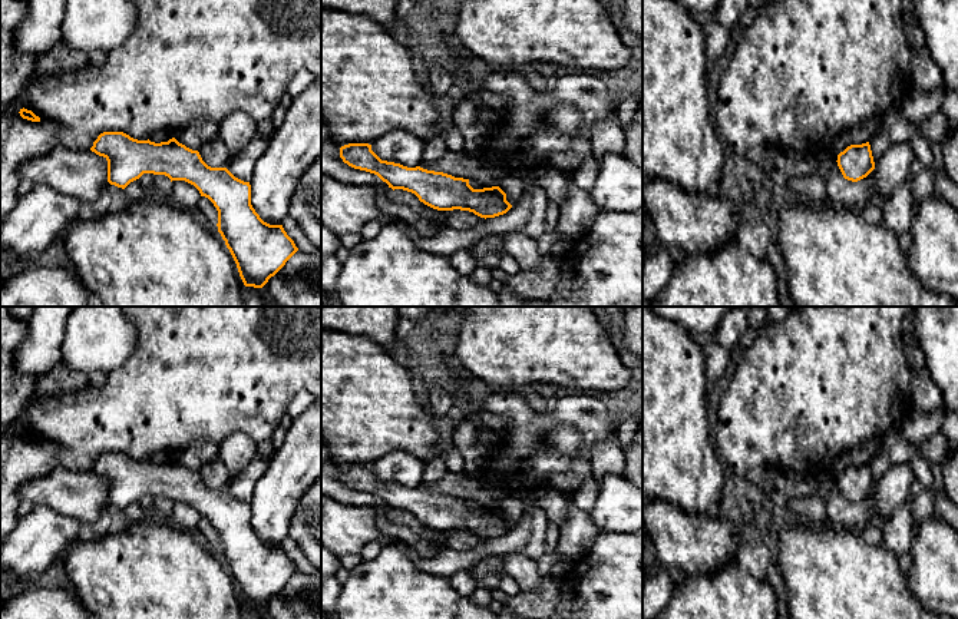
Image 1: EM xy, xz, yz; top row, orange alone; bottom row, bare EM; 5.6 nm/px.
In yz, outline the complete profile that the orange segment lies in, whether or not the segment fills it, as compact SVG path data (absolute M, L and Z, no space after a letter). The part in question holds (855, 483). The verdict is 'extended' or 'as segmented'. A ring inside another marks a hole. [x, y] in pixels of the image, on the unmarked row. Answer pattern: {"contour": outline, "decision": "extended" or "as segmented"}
{"contour": "M869 463L848 467L836 483L843 499L852 503L866 499L875 490Z", "decision": "as segmented"}

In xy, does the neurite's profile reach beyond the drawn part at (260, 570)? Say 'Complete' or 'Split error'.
Complete

